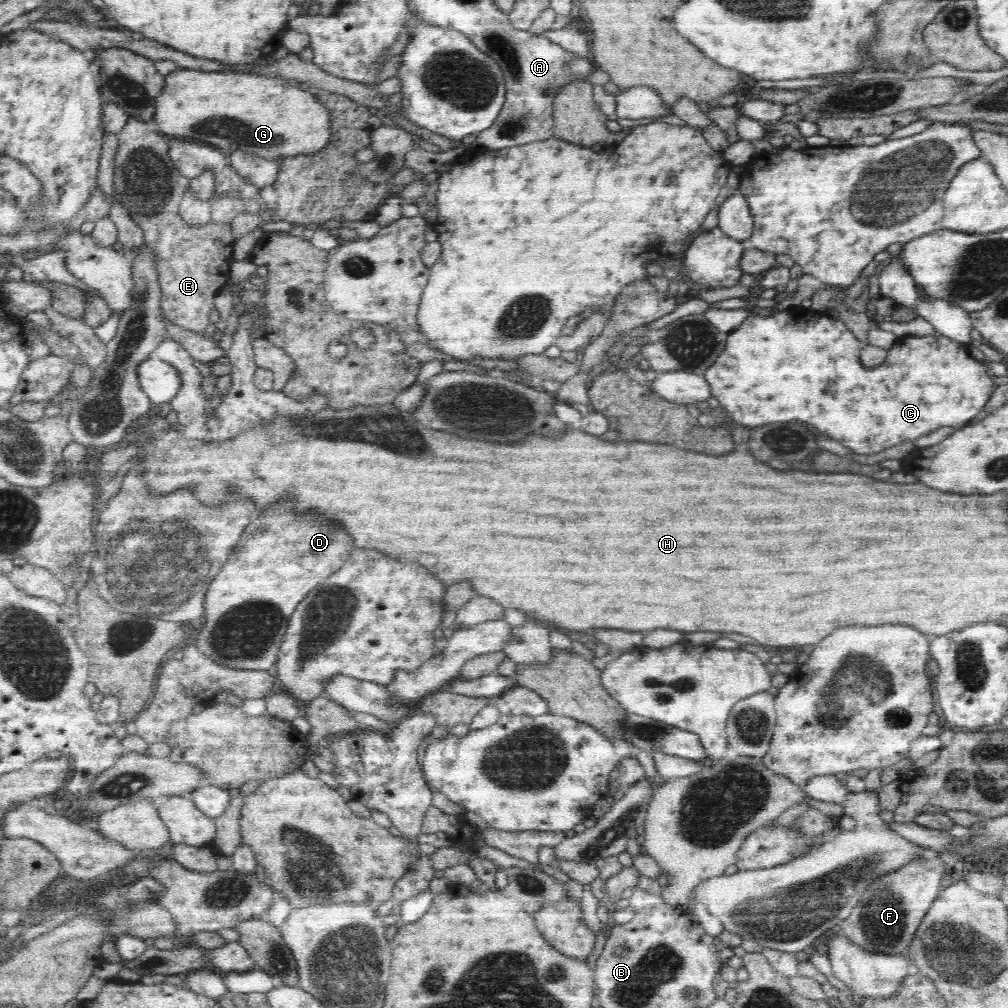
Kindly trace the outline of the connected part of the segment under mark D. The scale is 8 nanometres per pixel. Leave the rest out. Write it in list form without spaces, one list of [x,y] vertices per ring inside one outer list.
[[[284,500],[270,510],[264,510],[258,520],[246,526],[234,554],[222,565],[220,572],[207,588],[204,598],[202,628],[196,638],[196,646],[204,657],[214,662],[241,670],[266,670],[274,667],[290,618],[298,603],[310,590],[322,584],[332,572],[338,572],[346,558],[352,554],[352,540],[336,522],[314,518],[312,514],[294,516],[292,502]]]

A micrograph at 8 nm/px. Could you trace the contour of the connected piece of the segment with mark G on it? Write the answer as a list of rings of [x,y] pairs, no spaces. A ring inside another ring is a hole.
[[[178,68],[168,76],[165,76],[166,86],[156,98],[156,114],[154,114],[154,126],[160,135],[175,135],[188,142],[210,145],[216,149],[222,148],[223,151],[241,151],[256,155],[262,159],[276,161],[278,167],[281,161],[287,157],[298,157],[299,155],[311,156],[325,147],[329,146],[331,140],[330,111],[326,110],[325,105],[317,98],[317,95],[310,94],[310,91],[302,90],[298,82],[288,80],[282,77],[270,77],[260,73],[238,73],[238,72],[220,72],[220,71],[198,71]]]

